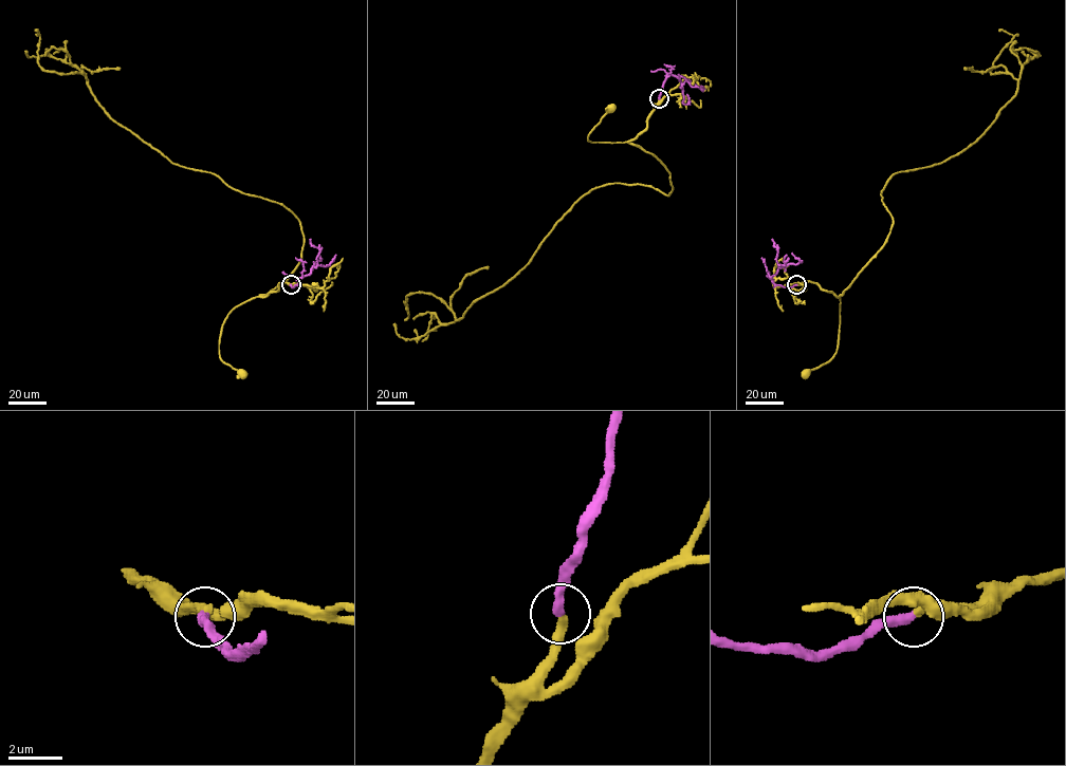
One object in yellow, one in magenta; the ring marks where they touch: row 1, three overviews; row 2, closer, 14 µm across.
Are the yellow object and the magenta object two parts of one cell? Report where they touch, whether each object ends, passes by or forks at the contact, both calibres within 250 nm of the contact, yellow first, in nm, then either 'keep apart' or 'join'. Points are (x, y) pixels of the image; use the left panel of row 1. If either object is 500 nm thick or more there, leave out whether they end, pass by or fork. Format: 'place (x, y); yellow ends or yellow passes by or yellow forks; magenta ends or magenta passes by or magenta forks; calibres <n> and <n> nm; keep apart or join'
place (291, 284); yellow passes by; magenta ends; calibres 240 and 360 nm; join

